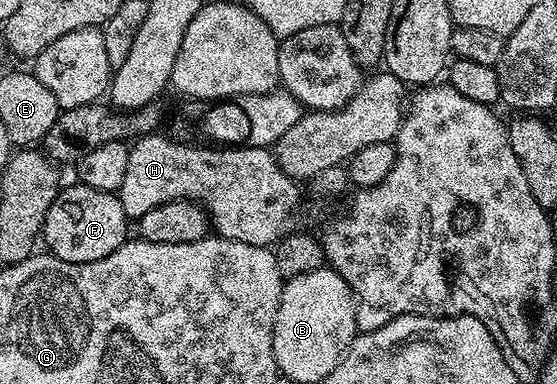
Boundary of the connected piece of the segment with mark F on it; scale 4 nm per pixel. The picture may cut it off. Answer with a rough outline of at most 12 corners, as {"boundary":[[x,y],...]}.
{"boundary":[[75,181],[41,232],[61,261],[109,257],[129,238],[118,194]]}

